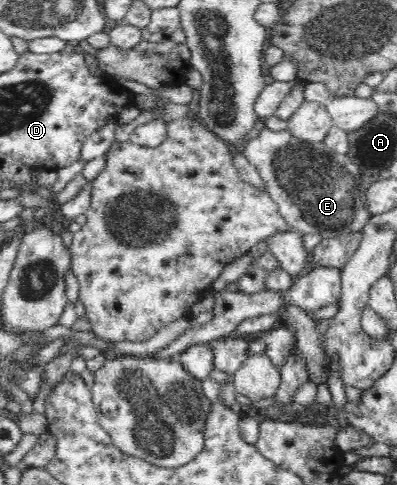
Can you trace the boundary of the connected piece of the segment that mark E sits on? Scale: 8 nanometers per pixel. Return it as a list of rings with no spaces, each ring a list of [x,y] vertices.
[[[264,124],[260,126],[259,135],[253,139],[248,140],[242,152],[247,156],[250,164],[253,164],[260,173],[262,181],[264,181],[265,191],[276,201],[278,205],[279,214],[285,219],[285,222],[294,231],[298,231],[301,234],[319,234],[323,239],[330,237],[340,237],[345,232],[362,231],[365,224],[370,220],[369,210],[364,209],[365,197],[360,196],[360,168],[358,164],[354,164],[350,157],[334,152],[331,148],[328,148],[323,142],[308,143],[296,138],[288,129],[281,131],[272,131],[268,129]]]

